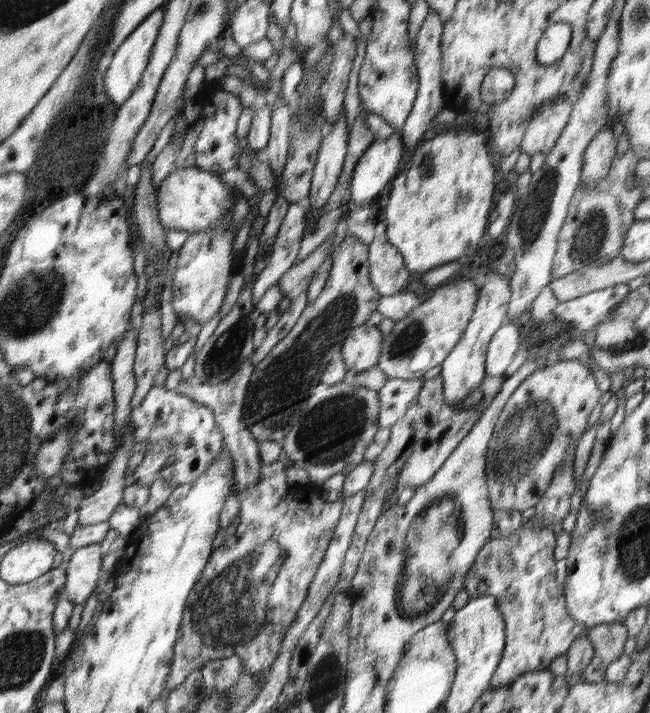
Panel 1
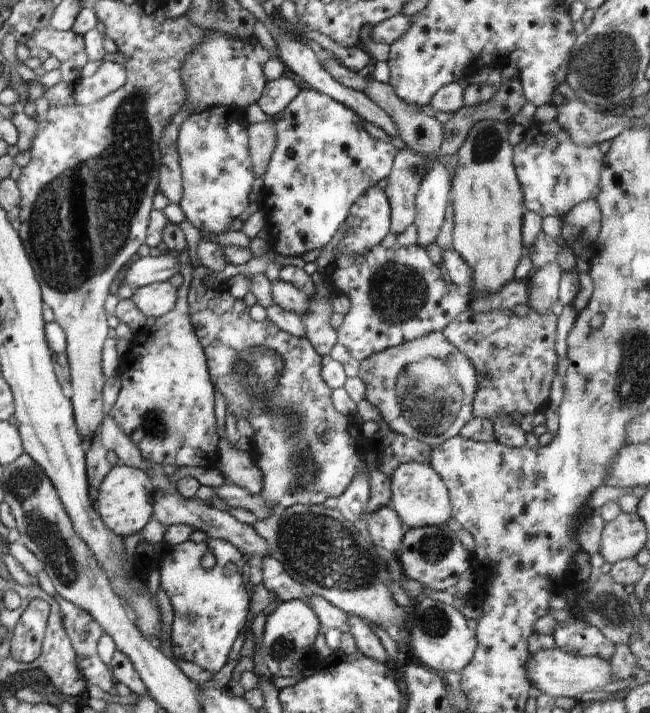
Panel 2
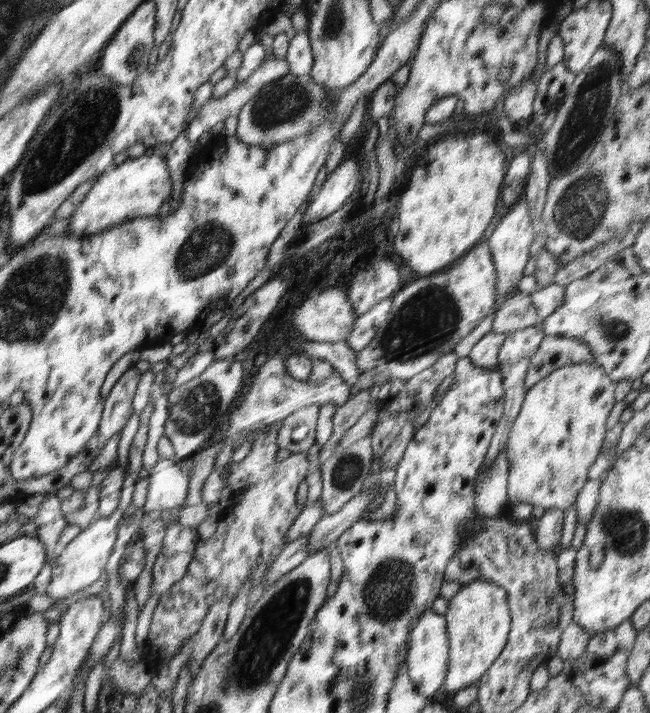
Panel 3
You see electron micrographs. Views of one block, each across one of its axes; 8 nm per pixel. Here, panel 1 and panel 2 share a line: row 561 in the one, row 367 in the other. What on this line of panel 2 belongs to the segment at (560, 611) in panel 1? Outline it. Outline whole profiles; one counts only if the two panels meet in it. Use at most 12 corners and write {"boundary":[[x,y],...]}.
{"boundary":[[468,308],[443,330],[475,417],[544,411],[557,316]]}

